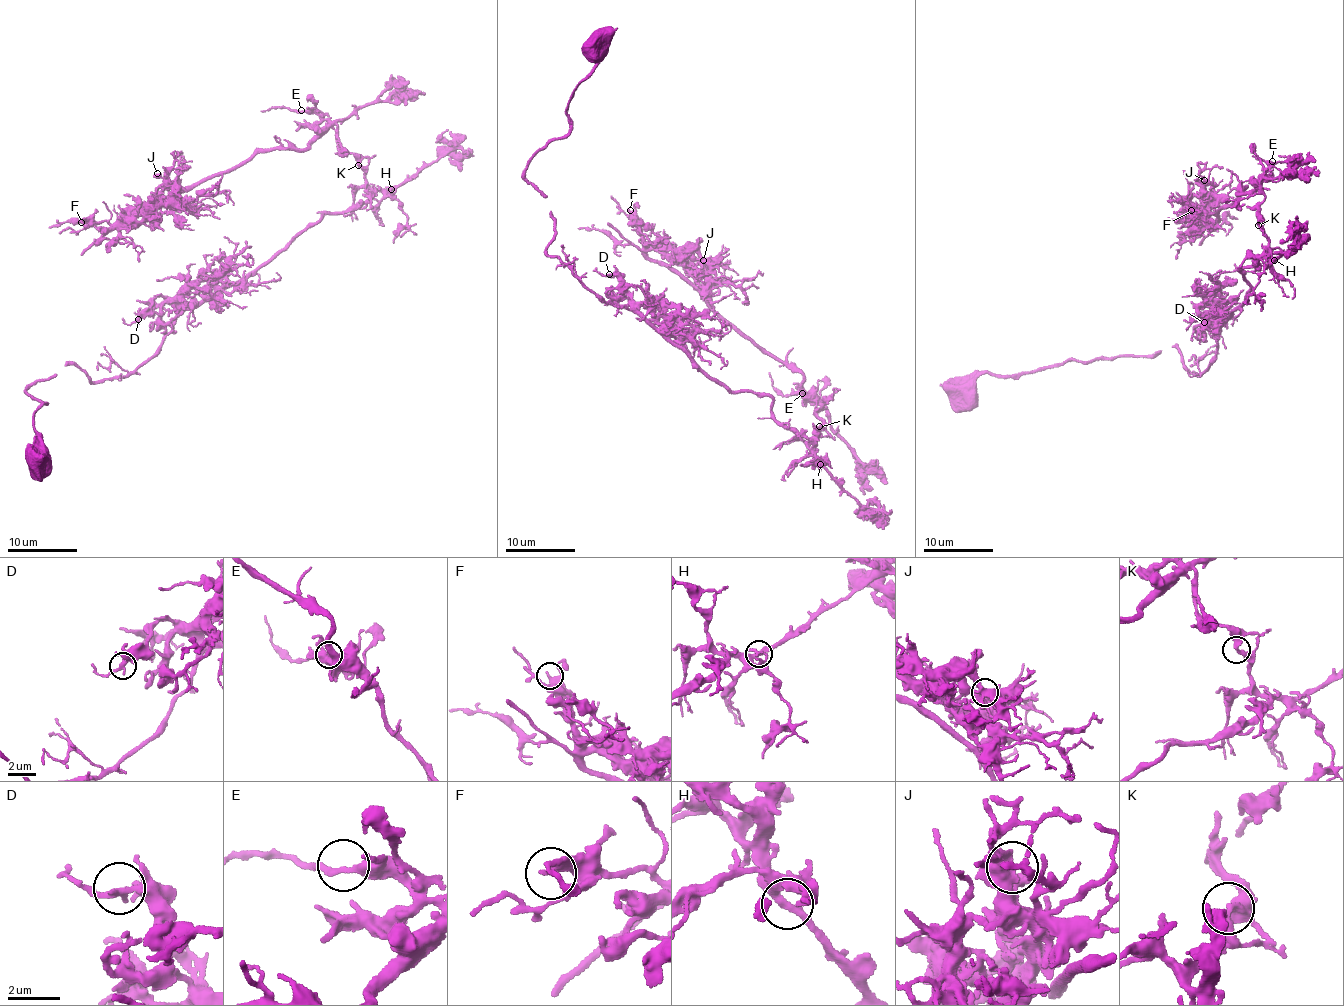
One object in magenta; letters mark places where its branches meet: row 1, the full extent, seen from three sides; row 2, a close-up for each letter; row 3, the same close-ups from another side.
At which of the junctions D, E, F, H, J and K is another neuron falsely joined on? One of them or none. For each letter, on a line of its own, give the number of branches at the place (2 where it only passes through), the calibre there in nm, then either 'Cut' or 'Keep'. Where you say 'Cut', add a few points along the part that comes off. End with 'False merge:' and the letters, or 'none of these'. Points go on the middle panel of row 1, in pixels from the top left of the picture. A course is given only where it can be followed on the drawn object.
D: Branches: 2. Thickness 320 nm. Keep
E: Branches: 2. Thickness 240 nm. Keep
F: Branches: 2. Thickness 340 nm. Keep
H: Branches: 2. Thickness 360 nm. Keep
J: Branches: 2. Thickness 280 nm. Keep
K: Branches: 2. Thickness 300 nm. Cut. Course of the part to remove: (819, 427), (820, 401), (803, 388), (804, 375), (736, 329), (684, 277), (635, 246), (577, 228)
False merge: K

